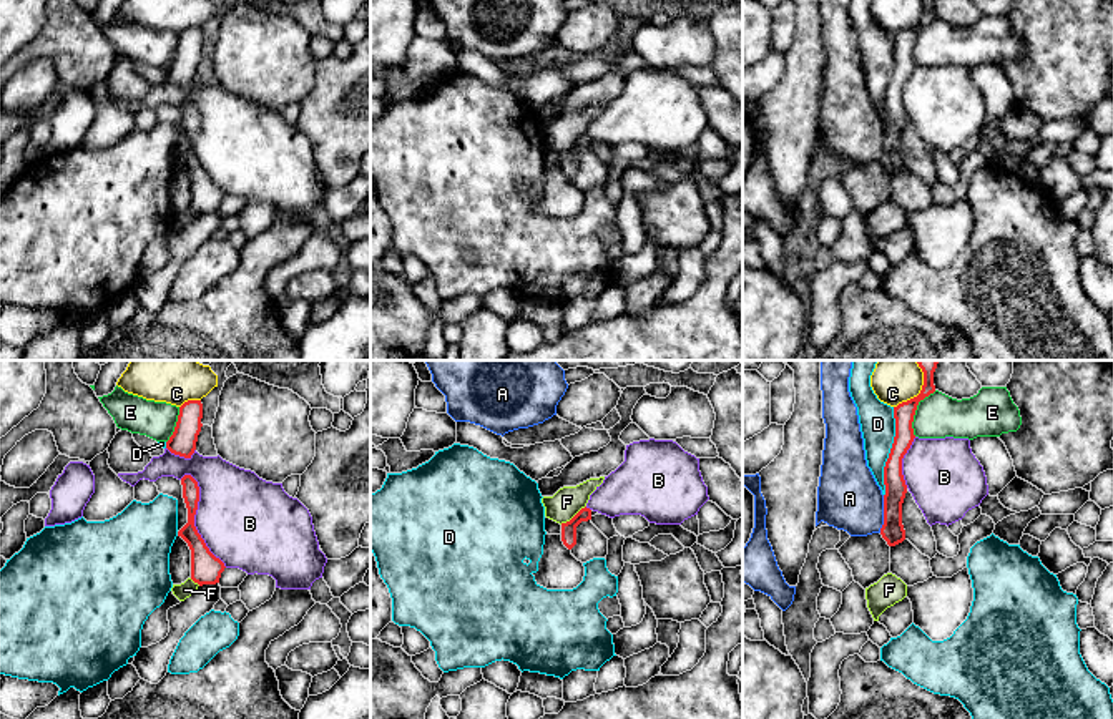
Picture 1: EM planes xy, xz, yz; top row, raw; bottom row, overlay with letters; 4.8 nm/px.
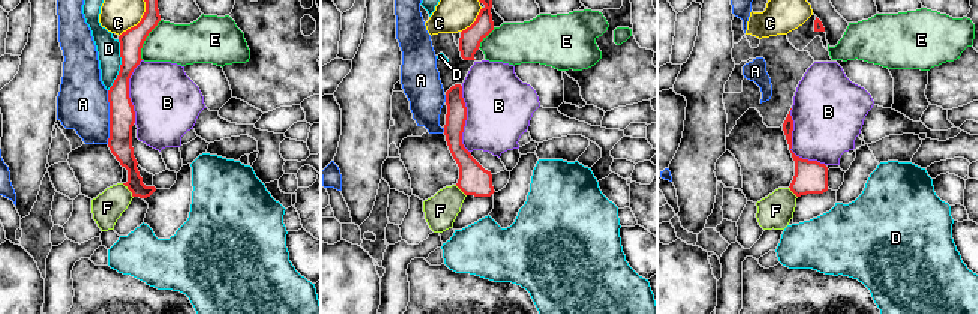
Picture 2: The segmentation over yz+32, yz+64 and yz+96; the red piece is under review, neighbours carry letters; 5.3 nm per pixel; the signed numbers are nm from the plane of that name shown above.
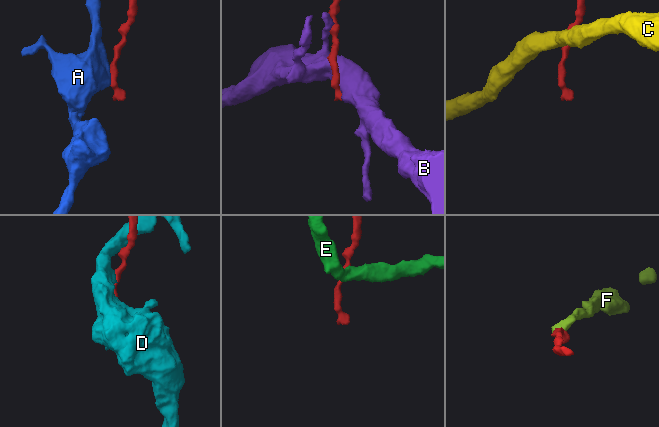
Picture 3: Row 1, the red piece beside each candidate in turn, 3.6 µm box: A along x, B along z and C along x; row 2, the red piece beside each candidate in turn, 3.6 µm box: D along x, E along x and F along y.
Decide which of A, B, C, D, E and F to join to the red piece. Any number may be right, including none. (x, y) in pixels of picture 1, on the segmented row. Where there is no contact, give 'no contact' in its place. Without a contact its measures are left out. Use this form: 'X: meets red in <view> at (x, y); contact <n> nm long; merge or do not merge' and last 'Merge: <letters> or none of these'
A: meets red in yz at (884, 513); contact 190 nm long; do not merge
B: meets red in xy at (193, 518); contact 500 nm long; do not merge
C: meets red in xy at (190, 401); contact 110 nm long; do not merge
D: meets red in yz at (891, 452); contact 440 nm long; do not merge
E: meets red in yz at (916, 409); contact 240 nm long; do not merge
F: meets red in xz at (573, 517); contact 160 nm long; do not merge
Merge: none of these

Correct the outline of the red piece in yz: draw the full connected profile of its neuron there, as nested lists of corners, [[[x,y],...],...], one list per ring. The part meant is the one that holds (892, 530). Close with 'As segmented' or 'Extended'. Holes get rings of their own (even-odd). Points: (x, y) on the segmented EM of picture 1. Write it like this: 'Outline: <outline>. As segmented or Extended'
Outline: [[[915,360],[924,372],[924,385],[917,397],[894,407],[895,437],[884,467],[884,525],[882,538],[889,546],[895,546],[905,540],[902,525],[902,503],[907,493],[907,485],[902,475],[902,458],[910,448],[915,435],[912,428],[914,415],[920,400],[935,392],[934,372],[939,360]]]. As segmented

